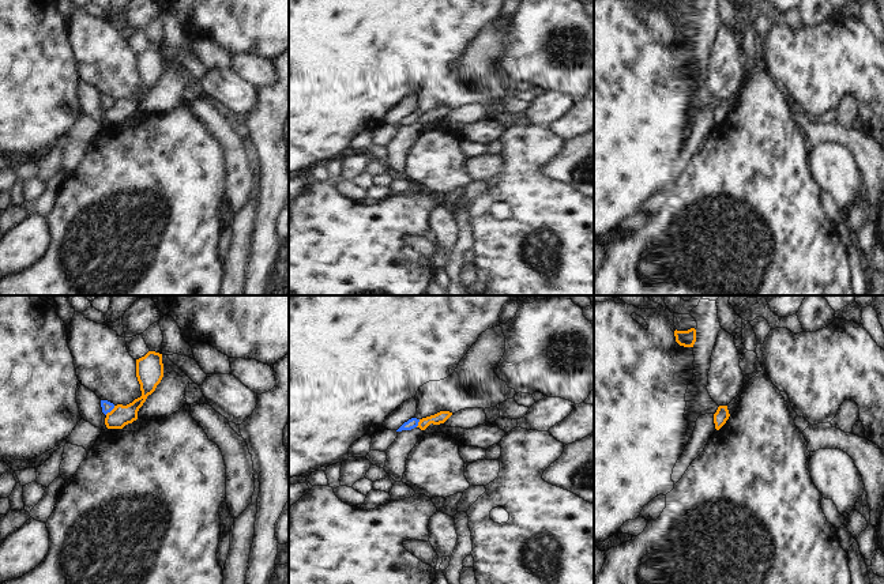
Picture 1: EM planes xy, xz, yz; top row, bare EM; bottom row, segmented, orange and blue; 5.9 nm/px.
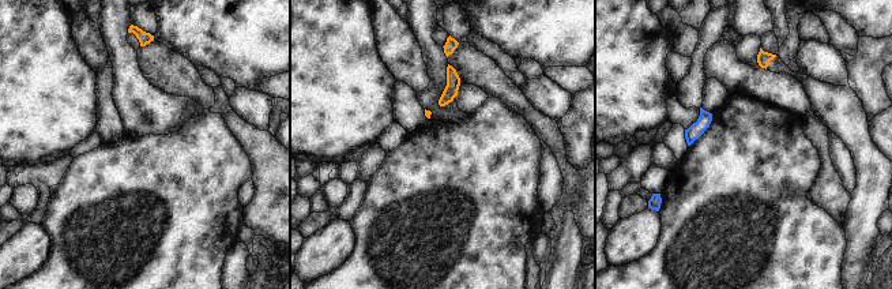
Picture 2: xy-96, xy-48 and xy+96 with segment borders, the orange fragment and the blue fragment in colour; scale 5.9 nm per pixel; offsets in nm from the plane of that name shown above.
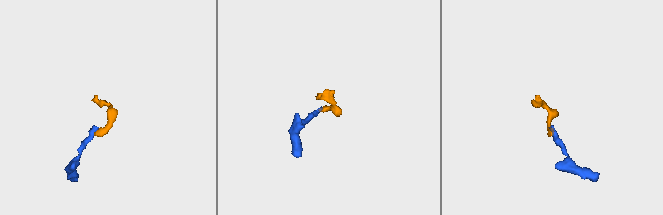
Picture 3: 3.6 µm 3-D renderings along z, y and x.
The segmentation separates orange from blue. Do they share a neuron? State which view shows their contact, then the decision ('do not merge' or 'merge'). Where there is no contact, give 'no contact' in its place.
meets orange in xy; do not merge

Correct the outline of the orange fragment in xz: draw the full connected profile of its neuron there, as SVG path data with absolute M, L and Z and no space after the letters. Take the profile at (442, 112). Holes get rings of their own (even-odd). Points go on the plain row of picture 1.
M440 106L435 110L420 114L417 123L420 123L421 125L425 125L430 118L433 120L444 118L451 110L452 108L449 106Z

